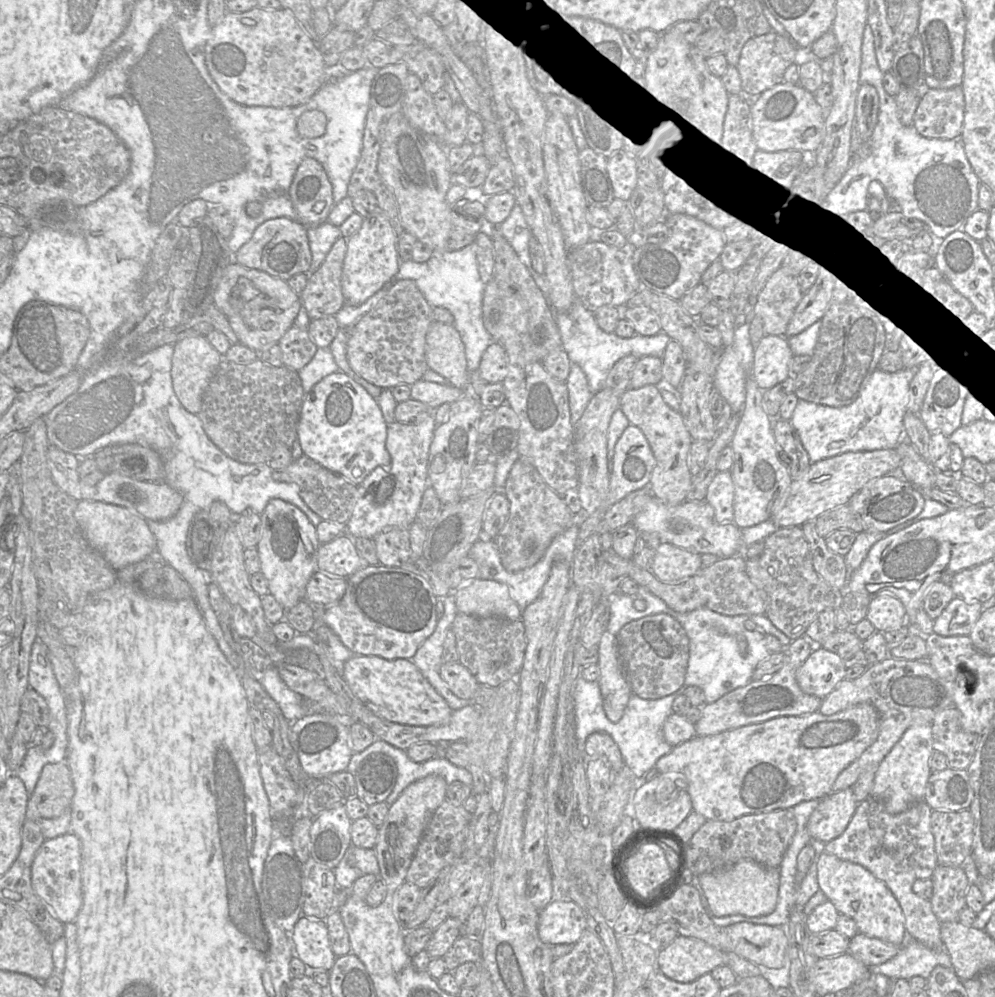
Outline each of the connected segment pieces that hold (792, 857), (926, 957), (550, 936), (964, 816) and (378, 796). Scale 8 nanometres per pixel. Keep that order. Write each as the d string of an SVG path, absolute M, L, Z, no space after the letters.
M821 799L803 801L792 808L797 822L797 829L791 840L790 845L788 846L783 856L782 862L778 868L780 873L778 900L777 900L775 910L772 913L765 916L755 916L755 917L748 917L744 915L730 915L725 917L716 917L713 915L712 911L710 910L707 898L698 880L698 876L693 874L691 885L697 889L701 898L702 906L705 909L706 914L716 926L725 927L725 926L729 926L740 922L749 922L753 924L781 926L785 928L786 924L788 923L789 915L792 908L803 909L804 905L808 902L808 900L820 889L818 885L818 878L817 878L817 864L810 866L800 885L795 884L796 860L797 860L798 854L800 853L802 848L809 843L810 839L812 838L807 831L807 822L811 813L815 810L820 800Z
M907 937L898 954L887 962L875 967L868 967L871 973L882 974L890 980L921 976L927 979L938 966L952 967L951 959L945 950L931 950L922 943Z
M553 899L539 911L538 935L547 945L574 945L586 928L583 910L570 899Z
M968 809L961 811L933 810L930 826L938 865L962 867L964 860L969 855L972 856L974 820L971 812Z
M383 753L368 755L351 773L356 783L356 796L368 806L384 802L397 778L393 759Z

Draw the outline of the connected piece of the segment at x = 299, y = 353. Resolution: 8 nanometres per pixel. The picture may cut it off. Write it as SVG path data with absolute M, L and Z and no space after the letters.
M292 325L278 342L282 363L295 371L301 370L314 357L318 347L312 341L308 329Z

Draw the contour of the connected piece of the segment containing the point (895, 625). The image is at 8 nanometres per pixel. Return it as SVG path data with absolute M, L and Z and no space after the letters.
M885 593L871 598L866 615L876 631L886 632L906 626L907 615L902 602Z

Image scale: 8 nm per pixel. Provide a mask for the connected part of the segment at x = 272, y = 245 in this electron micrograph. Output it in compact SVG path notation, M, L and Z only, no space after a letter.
M286 217L269 219L259 225L252 238L234 254L234 261L285 281L298 273L308 273L312 263L308 228Z

